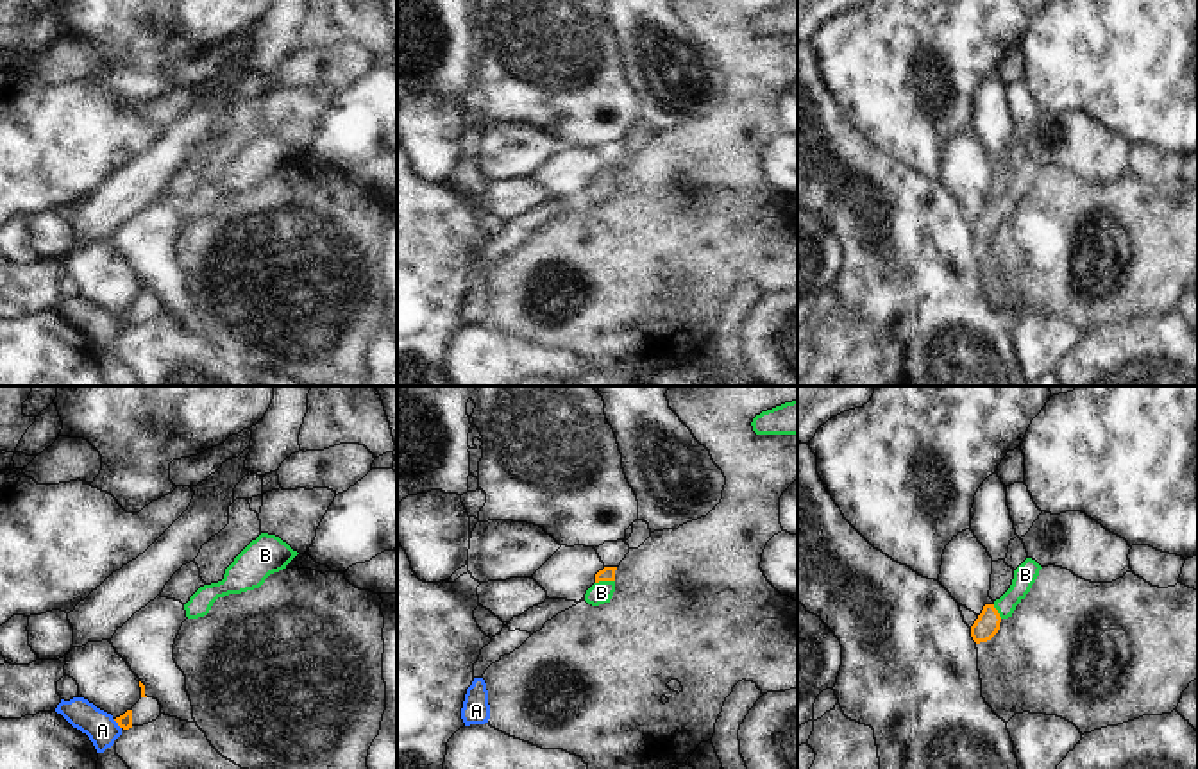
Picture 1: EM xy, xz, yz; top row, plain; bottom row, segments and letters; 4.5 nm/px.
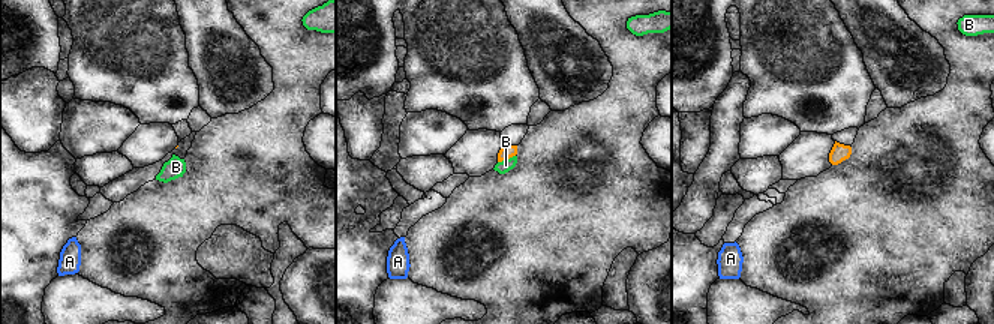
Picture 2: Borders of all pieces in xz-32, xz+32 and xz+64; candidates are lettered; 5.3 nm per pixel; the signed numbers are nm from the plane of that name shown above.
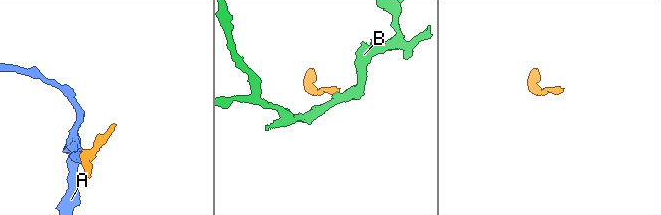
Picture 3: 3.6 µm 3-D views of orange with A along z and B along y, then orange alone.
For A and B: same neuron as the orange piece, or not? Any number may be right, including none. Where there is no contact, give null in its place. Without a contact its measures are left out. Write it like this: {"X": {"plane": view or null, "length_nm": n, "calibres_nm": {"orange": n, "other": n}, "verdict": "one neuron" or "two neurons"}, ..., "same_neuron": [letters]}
{"A": {"plane": "xy", "length_nm": 60, "calibres_nm": {"orange": 70, "other": 140}, "verdict": "two neurons"}, "B": {"plane": "xz", "length_nm": 90, "calibres_nm": {"orange": 60, "other": 100}, "verdict": "one neuron"}, "same_neuron": ["B"]}

